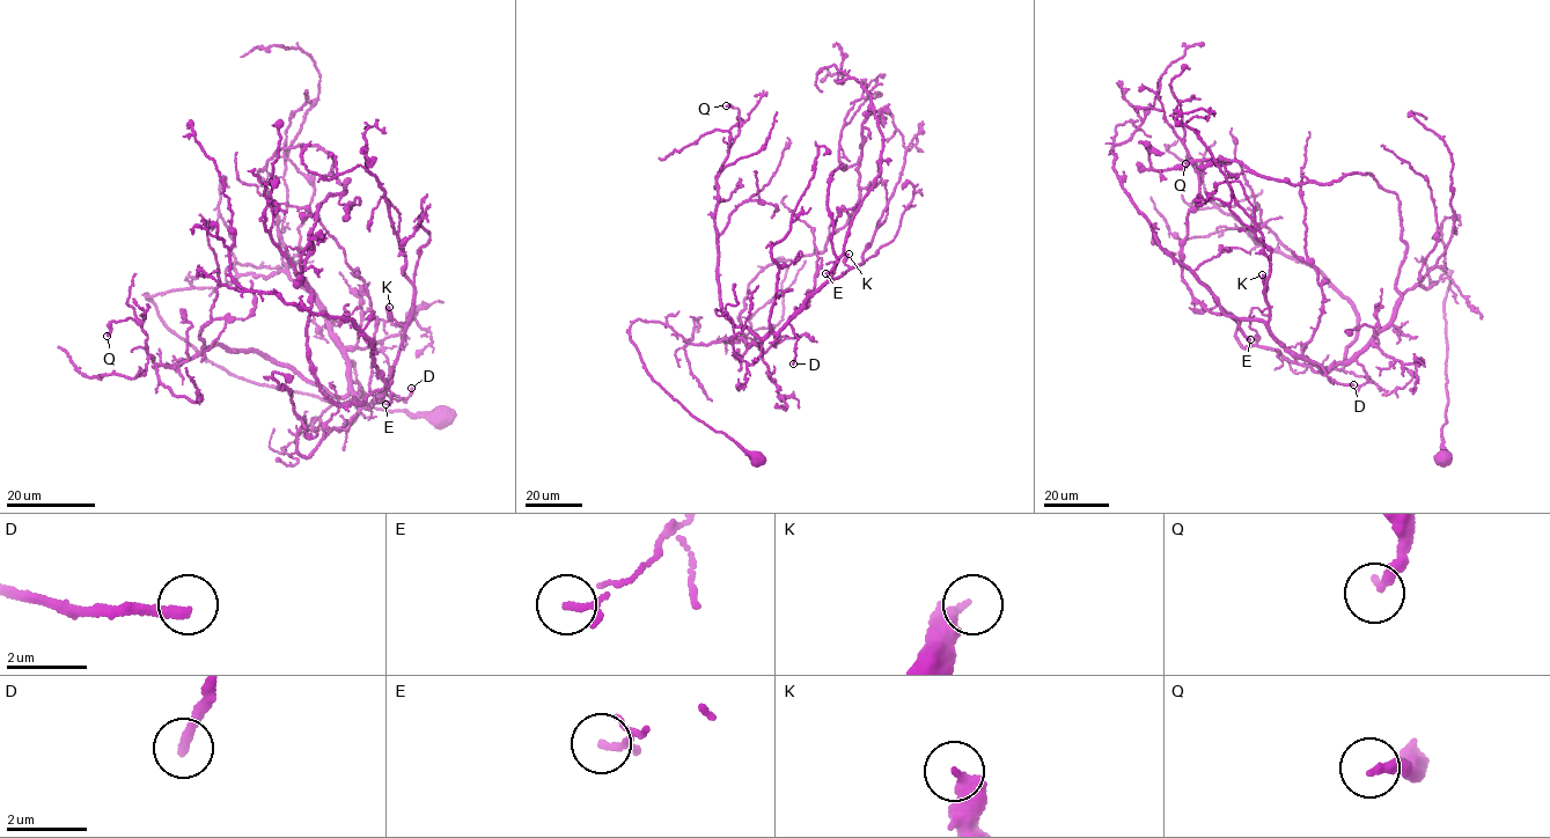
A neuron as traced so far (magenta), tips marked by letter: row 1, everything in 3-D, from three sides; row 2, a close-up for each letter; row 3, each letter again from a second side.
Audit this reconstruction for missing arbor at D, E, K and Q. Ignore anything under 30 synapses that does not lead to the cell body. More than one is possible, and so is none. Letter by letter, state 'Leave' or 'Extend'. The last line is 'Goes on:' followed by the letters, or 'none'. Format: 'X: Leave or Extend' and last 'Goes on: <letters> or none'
D: Leave
E: Leave
K: Leave
Q: Leave
Goes on: none

